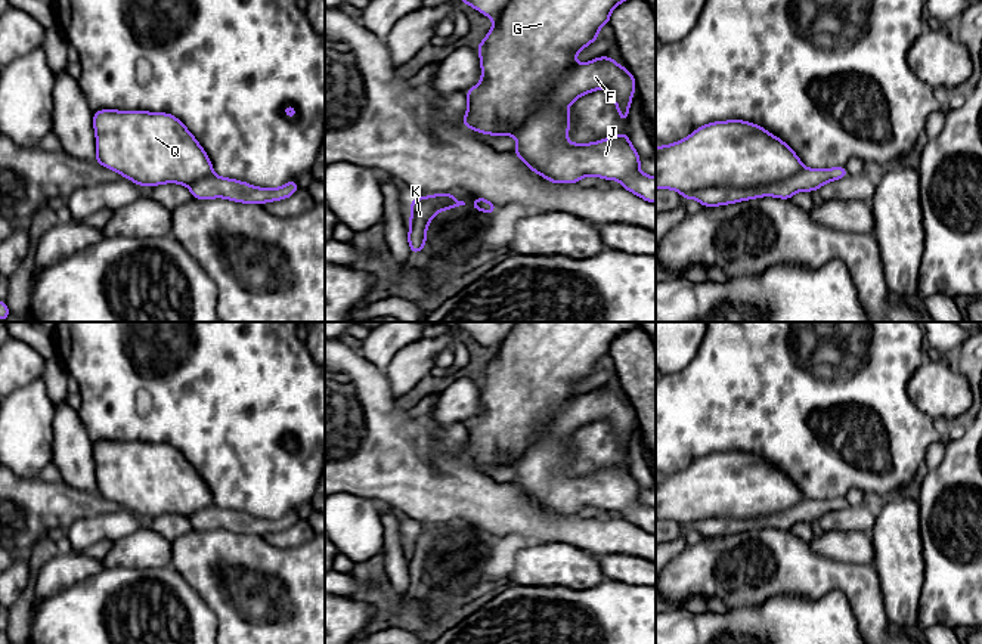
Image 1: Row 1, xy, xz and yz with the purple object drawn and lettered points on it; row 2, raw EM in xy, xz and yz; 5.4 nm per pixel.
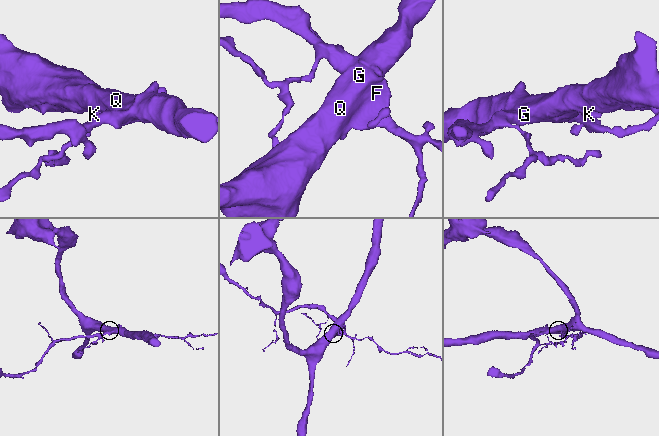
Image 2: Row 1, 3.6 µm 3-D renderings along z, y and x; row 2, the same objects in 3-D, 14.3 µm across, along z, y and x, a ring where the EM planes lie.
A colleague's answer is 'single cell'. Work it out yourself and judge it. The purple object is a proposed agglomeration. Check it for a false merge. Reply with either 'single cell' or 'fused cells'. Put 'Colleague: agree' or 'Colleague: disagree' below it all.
fused cells
Colleague: disagree

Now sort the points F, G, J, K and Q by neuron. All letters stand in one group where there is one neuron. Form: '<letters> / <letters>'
F J K / G Q

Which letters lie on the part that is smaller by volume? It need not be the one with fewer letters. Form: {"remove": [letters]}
{"remove": ["F", "J", "K"]}

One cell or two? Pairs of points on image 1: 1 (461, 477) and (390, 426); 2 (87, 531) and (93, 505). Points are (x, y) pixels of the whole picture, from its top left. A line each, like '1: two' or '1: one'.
1: one
2: two

